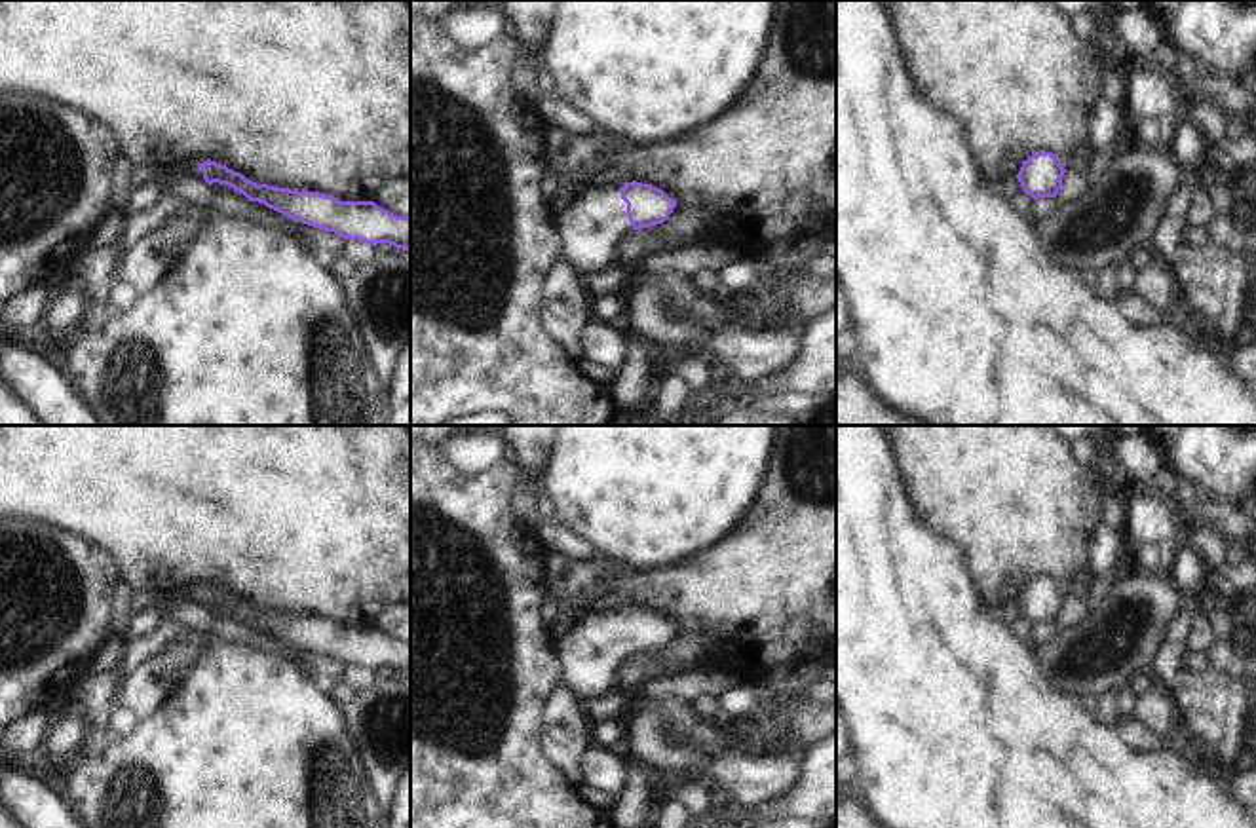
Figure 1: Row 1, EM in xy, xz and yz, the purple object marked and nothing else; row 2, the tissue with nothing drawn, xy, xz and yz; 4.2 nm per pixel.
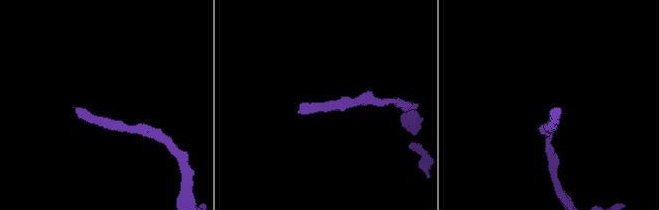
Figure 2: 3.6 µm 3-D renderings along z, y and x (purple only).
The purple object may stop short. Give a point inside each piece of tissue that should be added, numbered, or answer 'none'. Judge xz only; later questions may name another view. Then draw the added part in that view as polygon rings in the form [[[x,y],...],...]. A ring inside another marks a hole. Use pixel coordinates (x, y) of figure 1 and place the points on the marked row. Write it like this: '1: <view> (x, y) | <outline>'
1: xz (589, 230) | [[[589,188],[572,199],[555,220],[562,258],[576,275],[593,275],[619,266],[619,241],[633,230],[619,190]]]

